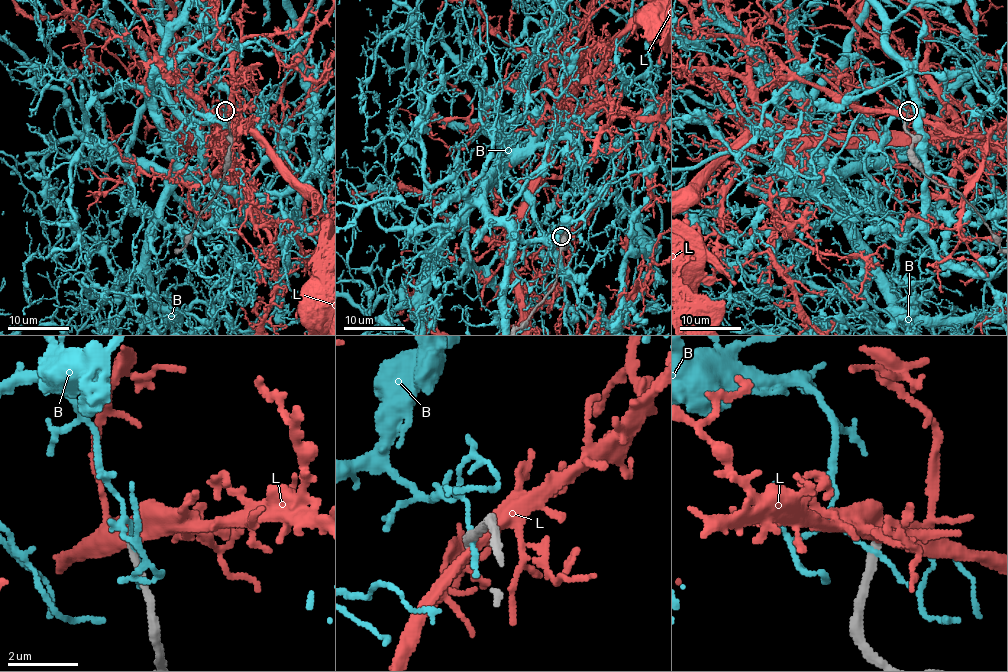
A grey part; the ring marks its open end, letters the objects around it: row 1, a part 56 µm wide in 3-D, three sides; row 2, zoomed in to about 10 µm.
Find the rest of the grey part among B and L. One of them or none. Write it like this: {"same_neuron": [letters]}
{"same_neuron": []}

